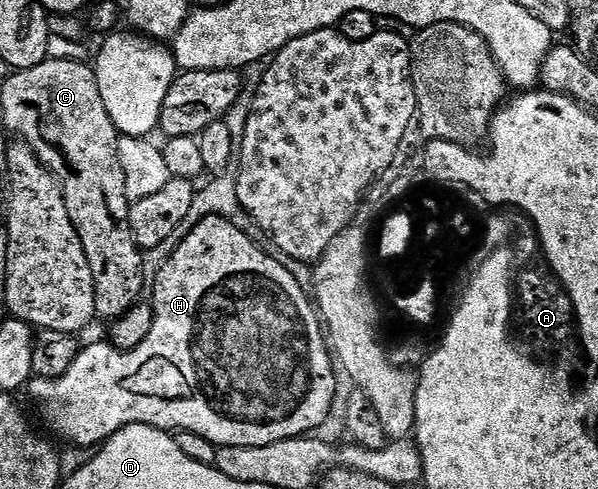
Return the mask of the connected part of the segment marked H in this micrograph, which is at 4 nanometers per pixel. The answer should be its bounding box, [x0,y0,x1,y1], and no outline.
[28,217,338,447]

